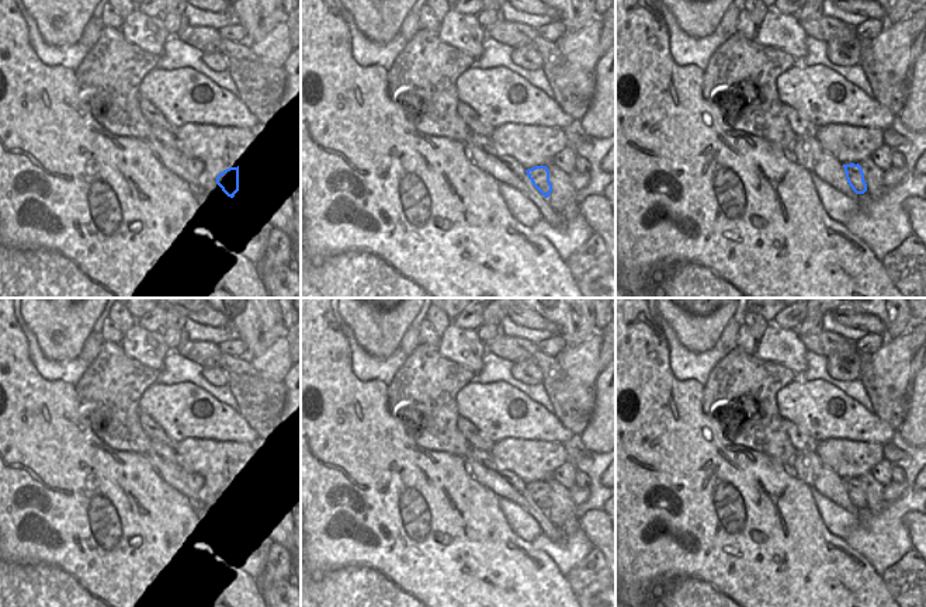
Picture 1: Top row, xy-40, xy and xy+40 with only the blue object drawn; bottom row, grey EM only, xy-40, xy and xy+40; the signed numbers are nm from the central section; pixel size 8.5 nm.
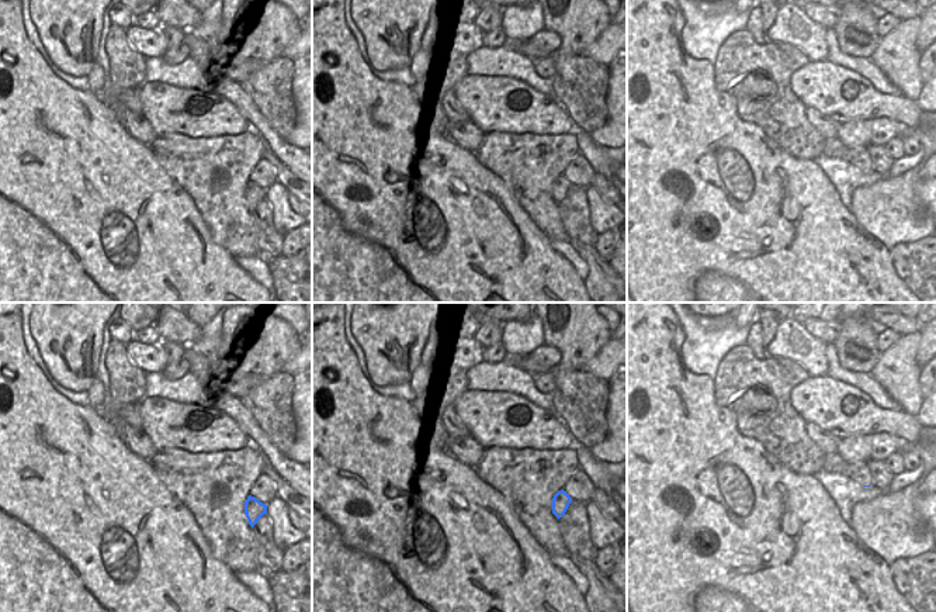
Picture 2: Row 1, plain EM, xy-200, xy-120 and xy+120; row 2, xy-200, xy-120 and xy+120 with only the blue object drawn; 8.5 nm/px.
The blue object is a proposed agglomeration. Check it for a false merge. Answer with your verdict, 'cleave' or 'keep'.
cleave

